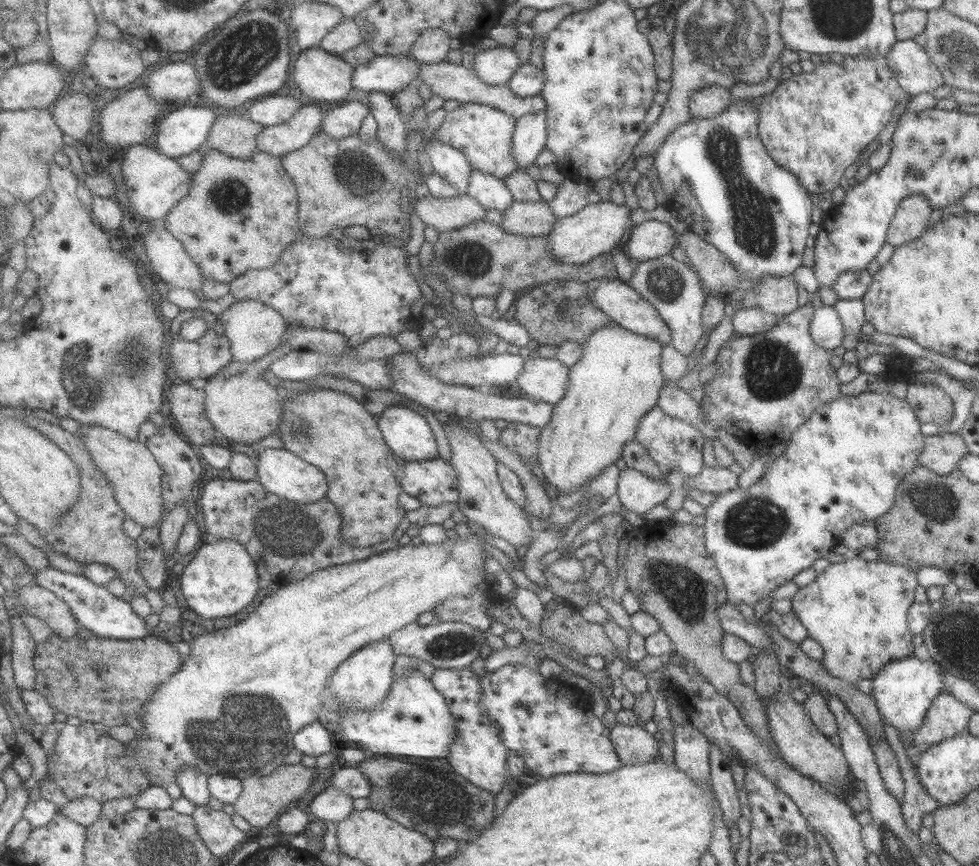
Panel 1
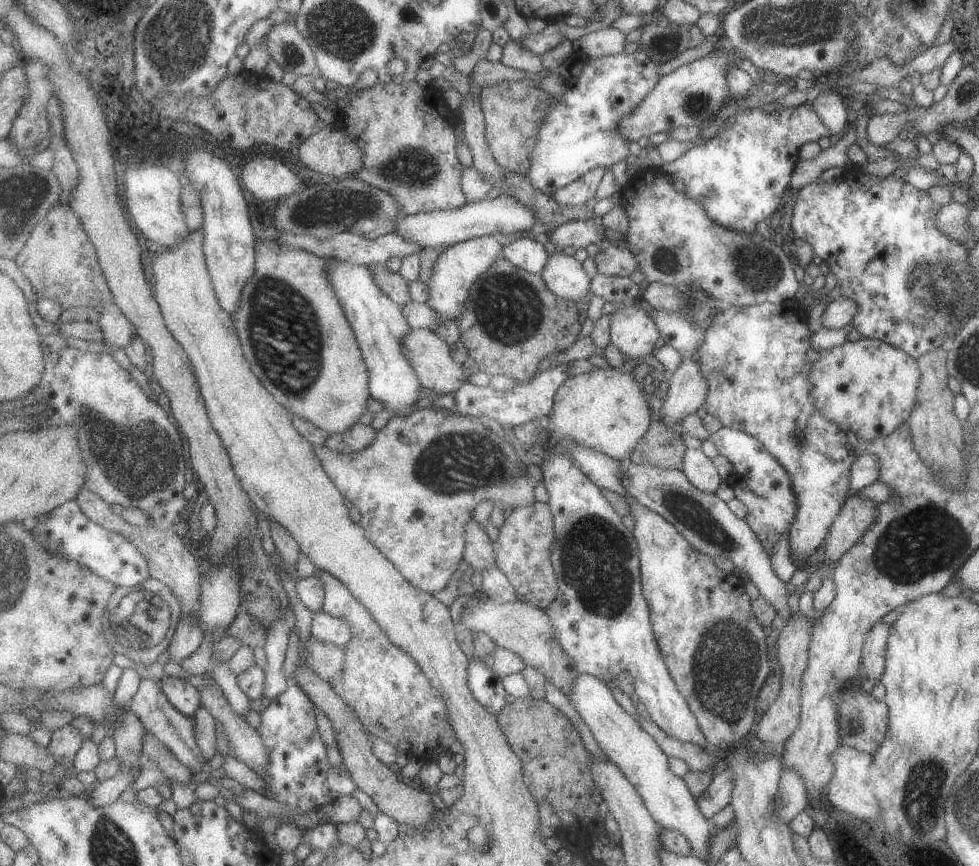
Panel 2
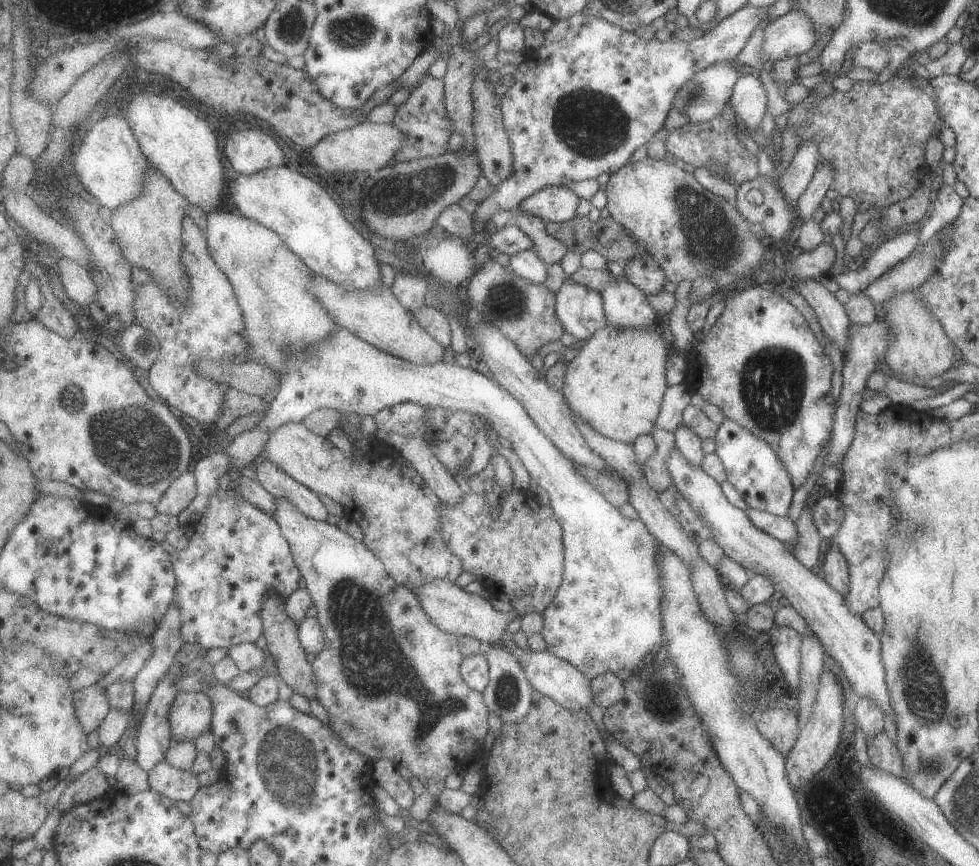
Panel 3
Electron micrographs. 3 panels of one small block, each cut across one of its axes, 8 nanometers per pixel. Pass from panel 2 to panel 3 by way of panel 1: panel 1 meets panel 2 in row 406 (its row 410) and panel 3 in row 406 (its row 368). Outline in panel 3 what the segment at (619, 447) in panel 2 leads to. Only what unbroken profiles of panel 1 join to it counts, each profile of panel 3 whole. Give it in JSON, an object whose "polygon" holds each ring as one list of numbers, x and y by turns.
{"polygon":[[607,324,591,336,572,362,567,363,568,371,562,390,573,410,593,426,596,432,609,439,632,445,638,437,647,435,655,427,663,396,668,388,667,356,668,350,662,341,662,332,658,326,646,329,618,328]]}

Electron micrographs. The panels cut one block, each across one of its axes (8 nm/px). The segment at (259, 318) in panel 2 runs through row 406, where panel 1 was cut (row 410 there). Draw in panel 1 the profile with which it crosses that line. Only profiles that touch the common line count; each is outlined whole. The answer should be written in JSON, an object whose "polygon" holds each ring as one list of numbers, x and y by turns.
{"polygon":[[336,390,293,393,293,397,285,401,285,416,277,432,282,434,284,448,314,463,329,476,329,499,340,507,345,516,345,537,351,545,367,547,389,541,408,512,400,504,400,496,405,492,401,479,406,470,400,462,396,462,397,454,386,440,379,417,368,412,368,408,356,398]]}

